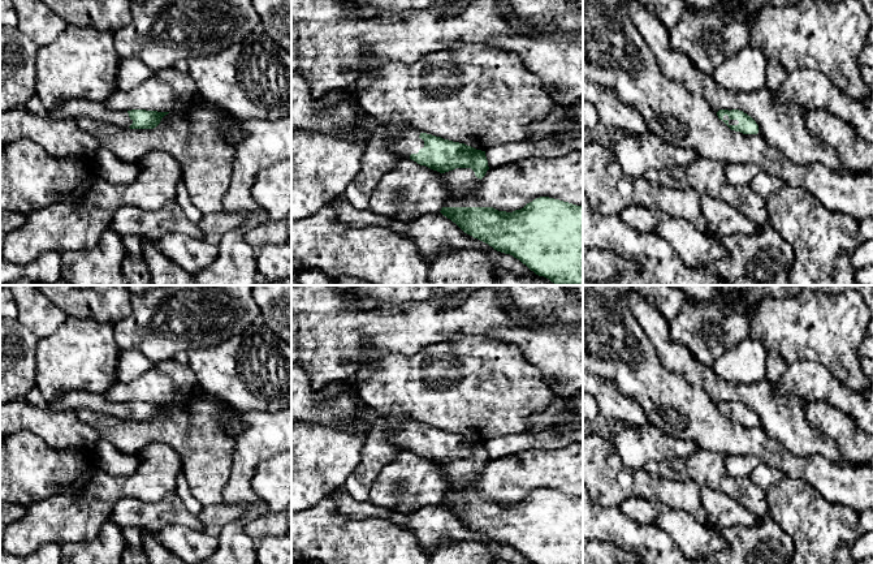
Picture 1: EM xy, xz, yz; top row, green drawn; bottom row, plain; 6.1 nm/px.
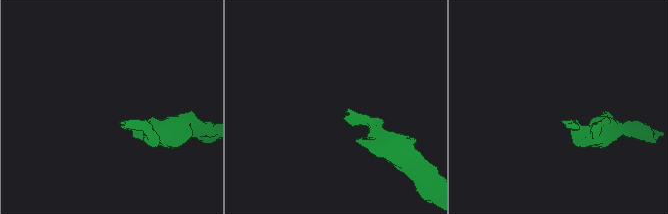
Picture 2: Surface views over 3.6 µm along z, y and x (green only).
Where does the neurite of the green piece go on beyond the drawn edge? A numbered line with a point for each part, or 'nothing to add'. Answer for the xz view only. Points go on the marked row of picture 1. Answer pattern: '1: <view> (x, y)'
1: xz (341, 119)
2: xz (461, 183)

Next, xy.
1: xy (77, 108)

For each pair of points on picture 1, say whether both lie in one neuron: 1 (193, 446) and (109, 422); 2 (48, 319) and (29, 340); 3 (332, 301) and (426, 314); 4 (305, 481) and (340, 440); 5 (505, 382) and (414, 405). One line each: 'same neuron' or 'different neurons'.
1: same neuron
2: different neurons
3: same neuron
4: same neuron
5: same neuron

